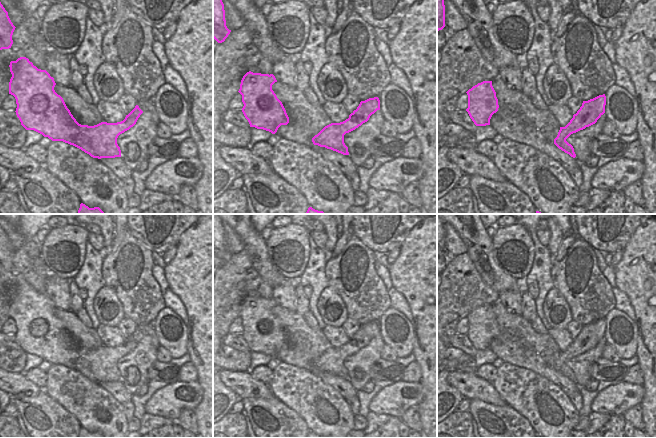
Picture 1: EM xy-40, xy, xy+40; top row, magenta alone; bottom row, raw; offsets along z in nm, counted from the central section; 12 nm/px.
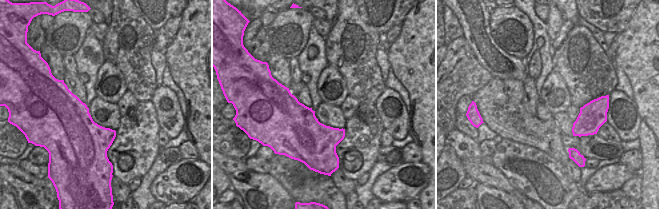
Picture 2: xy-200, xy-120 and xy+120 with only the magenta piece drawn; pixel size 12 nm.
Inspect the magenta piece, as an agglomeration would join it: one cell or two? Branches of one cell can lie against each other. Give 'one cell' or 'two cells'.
one cell

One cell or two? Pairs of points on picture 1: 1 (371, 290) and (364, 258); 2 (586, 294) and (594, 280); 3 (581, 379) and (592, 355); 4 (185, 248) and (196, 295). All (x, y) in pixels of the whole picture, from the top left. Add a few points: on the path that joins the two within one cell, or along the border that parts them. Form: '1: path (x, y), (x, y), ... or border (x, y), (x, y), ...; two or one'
1: path (364, 282), (364, 266); one
2: path (586, 291), (586, 288), (591, 283); one
3: path (581, 373), (581, 366), (586, 361); one
4: path (187, 260), (196, 269), (196, 283); one

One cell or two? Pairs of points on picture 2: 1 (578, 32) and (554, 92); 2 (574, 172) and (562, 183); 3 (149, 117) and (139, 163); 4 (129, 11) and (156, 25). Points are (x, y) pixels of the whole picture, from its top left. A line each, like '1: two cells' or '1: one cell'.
1: two cells
2: two cells
3: one cell
4: two cells

